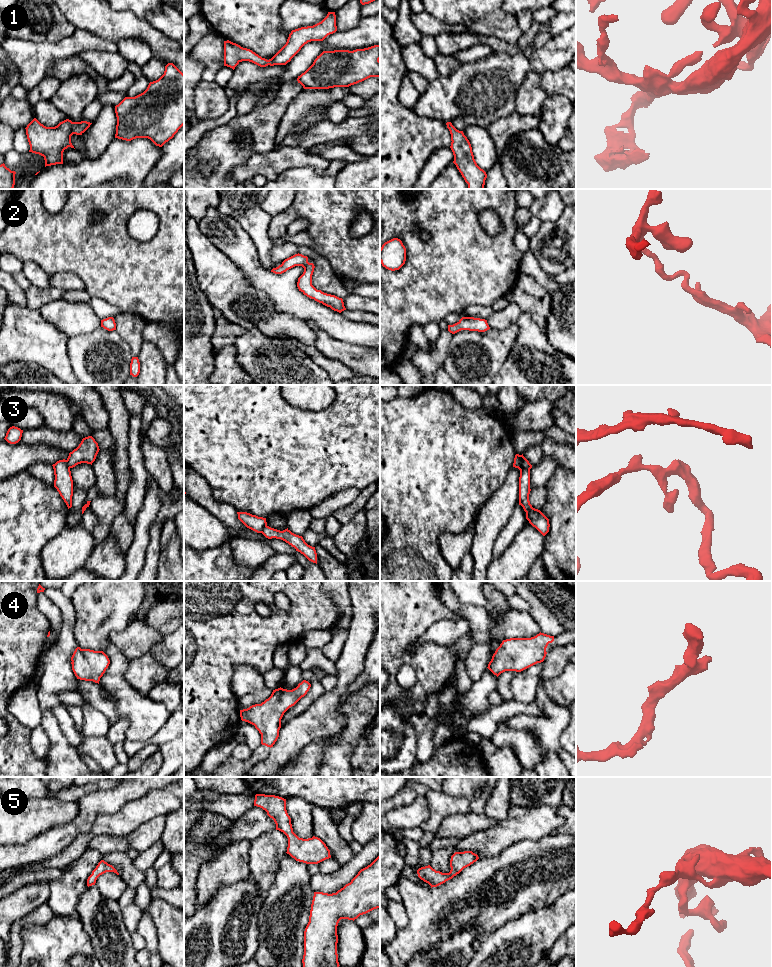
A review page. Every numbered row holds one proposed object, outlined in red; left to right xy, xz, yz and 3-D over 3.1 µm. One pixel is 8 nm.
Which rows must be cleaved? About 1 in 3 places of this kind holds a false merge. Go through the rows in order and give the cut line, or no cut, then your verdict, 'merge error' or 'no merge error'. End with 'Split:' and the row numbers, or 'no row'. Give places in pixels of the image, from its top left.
1: no cut | no merge error
2: no cut | no merge error
3: yz (519, 455), (521, 463), (529, 469) | merge error
4: no cut | no merge error
5: no cut | no merge error
Split: 3

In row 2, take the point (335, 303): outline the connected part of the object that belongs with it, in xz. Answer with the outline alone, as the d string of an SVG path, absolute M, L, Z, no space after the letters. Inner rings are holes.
M295 254L285 259L281 265L273 268L271 272L275 274L282 274L287 270L295 267L302 266L304 268L303 274L298 278L297 287L307 297L314 299L315 301L322 303L323 305L330 307L332 310L341 313L346 310L342 298L335 295L327 294L321 290L317 290L312 285L312 275L314 272L314 264L308 262L308 257L302 254Z

